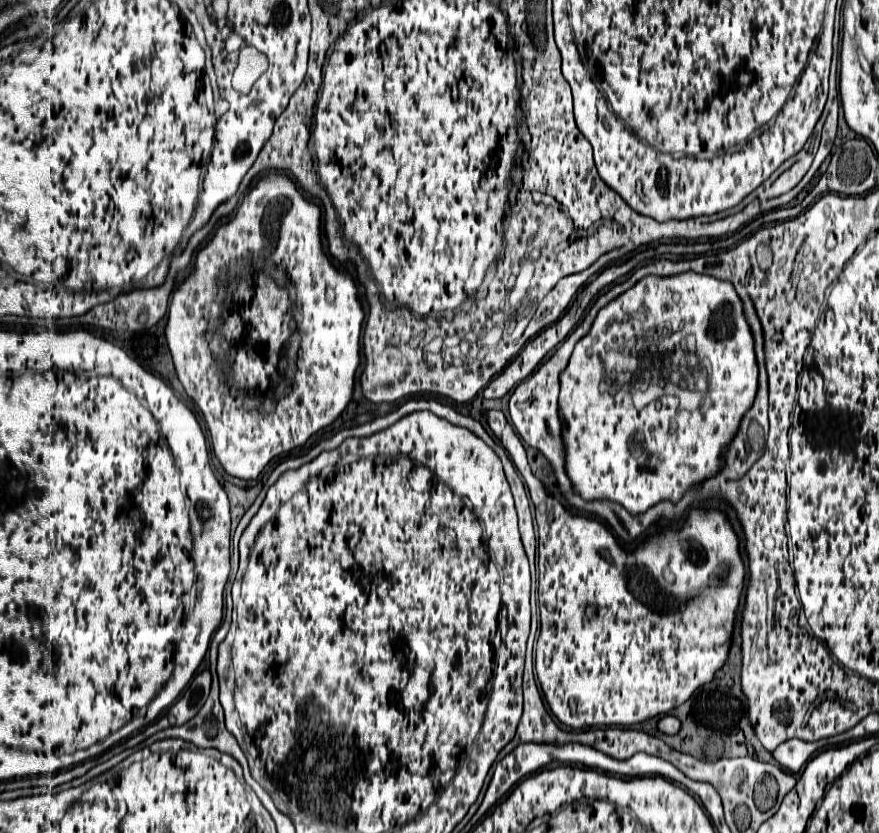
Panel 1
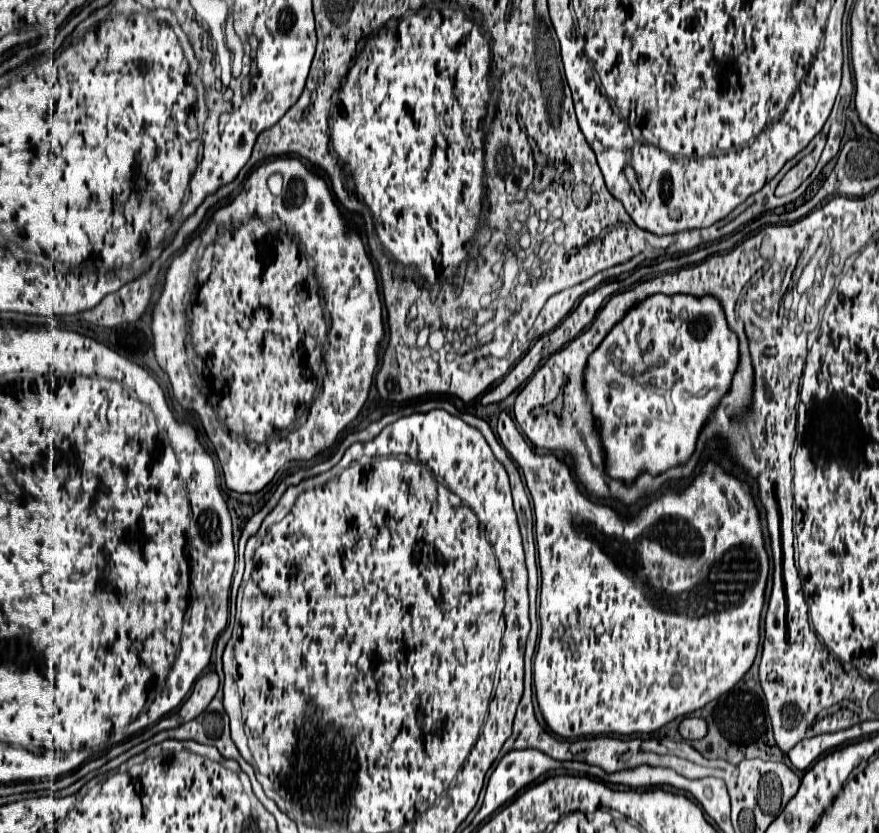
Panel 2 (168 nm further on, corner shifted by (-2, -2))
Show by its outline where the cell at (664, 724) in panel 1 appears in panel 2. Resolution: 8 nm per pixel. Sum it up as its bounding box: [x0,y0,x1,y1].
[680,717,708,739]

